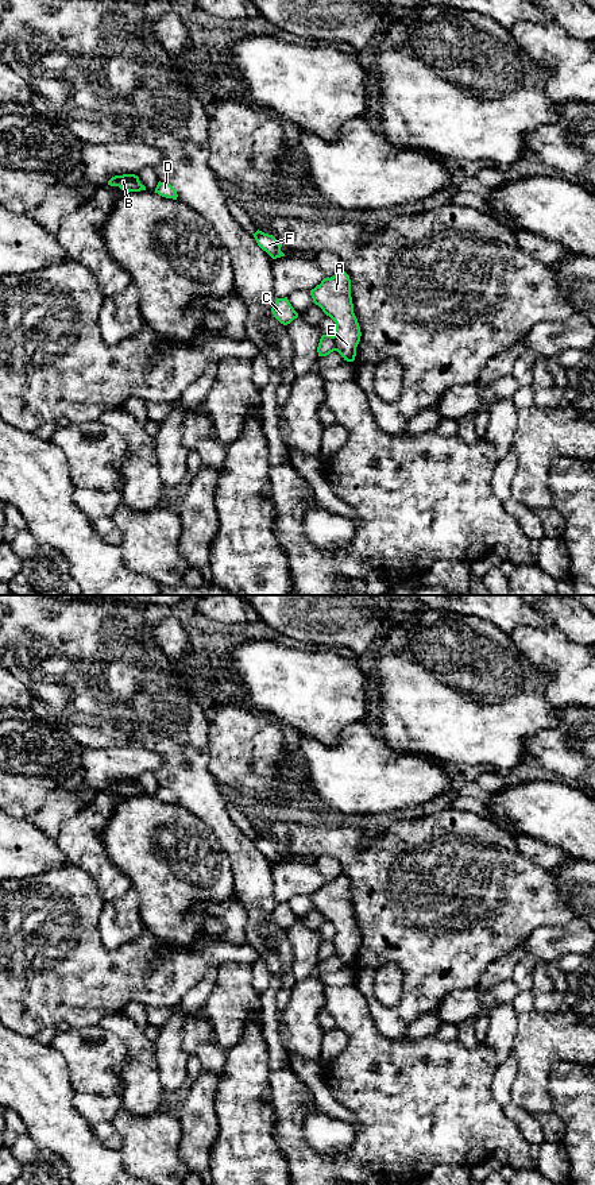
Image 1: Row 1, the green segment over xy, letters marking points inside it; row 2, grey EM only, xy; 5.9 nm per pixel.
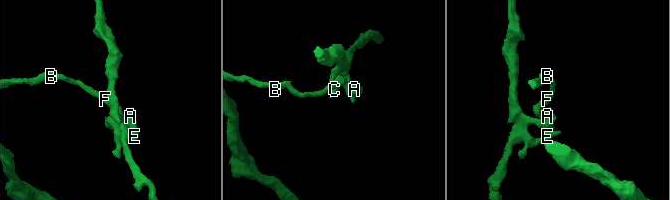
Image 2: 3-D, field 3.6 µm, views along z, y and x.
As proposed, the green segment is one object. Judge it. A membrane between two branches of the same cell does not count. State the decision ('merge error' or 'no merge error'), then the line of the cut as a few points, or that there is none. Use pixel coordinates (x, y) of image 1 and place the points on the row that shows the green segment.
merge error; cut in xy along (332, 336), (336, 350)

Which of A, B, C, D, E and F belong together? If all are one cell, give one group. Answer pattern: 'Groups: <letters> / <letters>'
Groups: A B D E F / C

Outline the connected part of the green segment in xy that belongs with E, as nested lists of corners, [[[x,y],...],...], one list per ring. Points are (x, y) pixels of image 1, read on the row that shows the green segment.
[[[341,270],[331,278],[324,278],[320,285],[310,290],[310,296],[313,302],[336,323],[333,333],[336,351],[344,360],[353,362],[362,332],[353,313],[348,274]]]

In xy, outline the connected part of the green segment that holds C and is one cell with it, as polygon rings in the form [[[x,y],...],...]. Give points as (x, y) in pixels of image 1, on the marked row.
[[[287,297],[277,298],[275,304],[271,308],[274,317],[283,325],[290,324],[294,319],[298,317],[298,313],[294,310]]]

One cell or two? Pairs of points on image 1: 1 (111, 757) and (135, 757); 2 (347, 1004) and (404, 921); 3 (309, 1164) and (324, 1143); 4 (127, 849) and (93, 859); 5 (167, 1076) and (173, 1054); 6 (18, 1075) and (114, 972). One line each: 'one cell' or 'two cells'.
1: one cell
2: two cells
3: two cells
4: two cells
5: one cell
6: two cells

